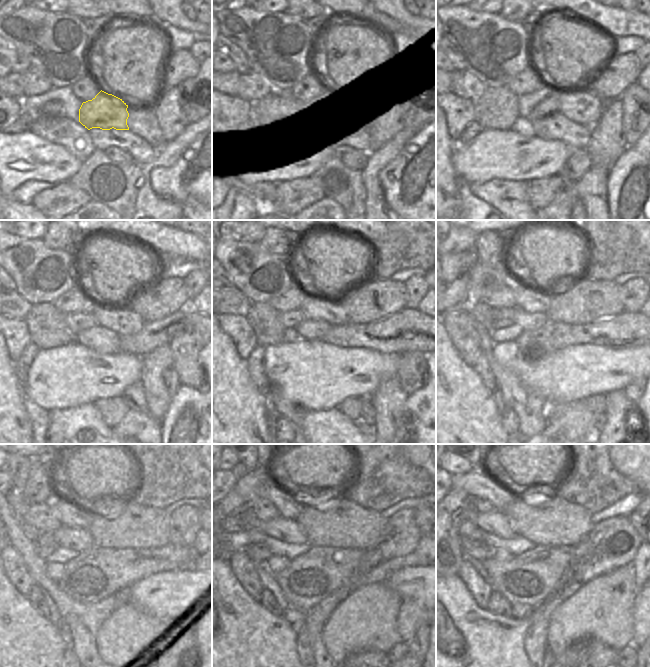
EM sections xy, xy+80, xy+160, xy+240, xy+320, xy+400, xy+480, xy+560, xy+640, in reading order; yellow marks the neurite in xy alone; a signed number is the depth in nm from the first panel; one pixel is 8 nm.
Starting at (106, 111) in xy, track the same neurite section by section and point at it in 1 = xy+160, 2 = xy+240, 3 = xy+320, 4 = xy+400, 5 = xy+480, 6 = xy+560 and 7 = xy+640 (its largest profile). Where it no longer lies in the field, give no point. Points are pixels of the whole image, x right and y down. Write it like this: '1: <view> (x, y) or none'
1: xy+160 (543, 102)
2: xy+240 (77, 322)
3: xy+320 (291, 319)
4: xy+400 (499, 318)
5: xy+480 (45, 544)
6: xy+560 (257, 552)
7: xy+640 (474, 549)

